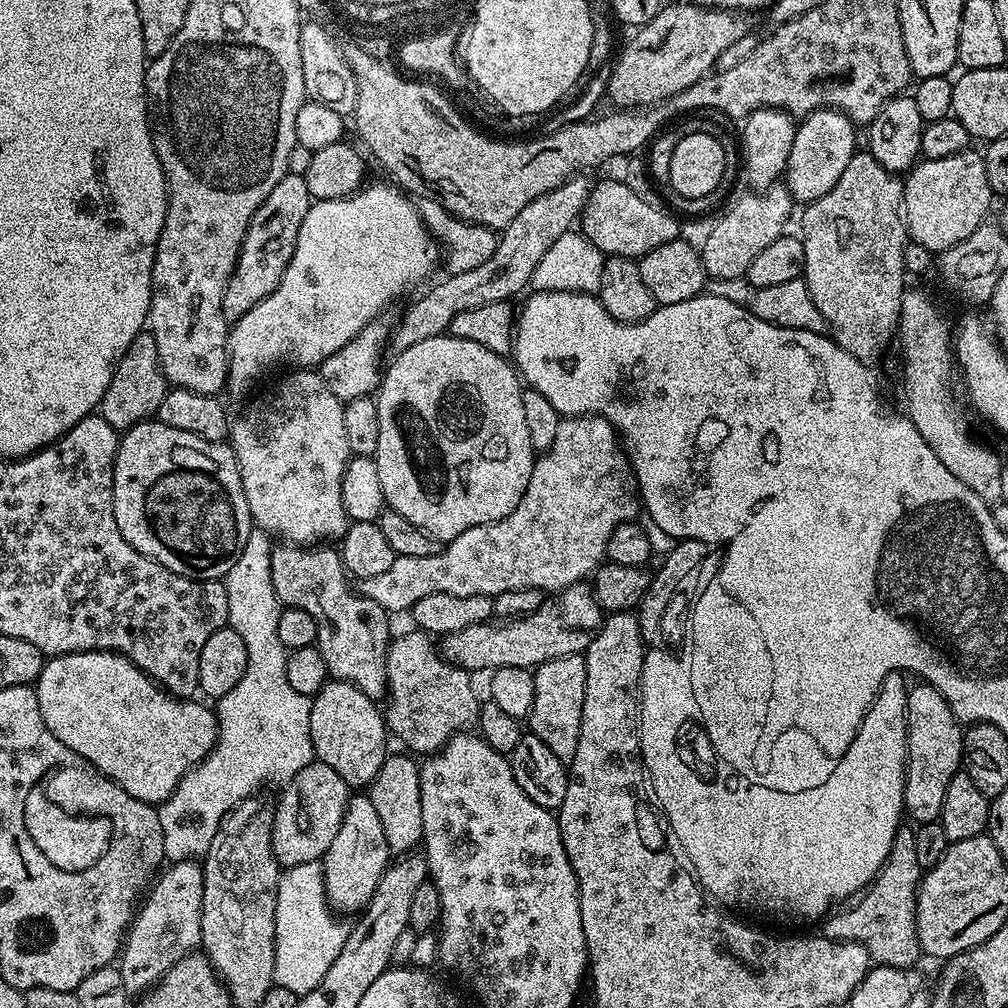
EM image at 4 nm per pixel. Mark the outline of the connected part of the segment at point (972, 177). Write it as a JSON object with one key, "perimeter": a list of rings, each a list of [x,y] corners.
{"perimeter":[[[965,150],[950,158],[921,159],[904,180],[902,215],[911,243],[920,244],[927,252],[939,254],[950,246],[970,238],[978,226],[989,219],[988,207],[994,193],[986,178],[986,166],[979,151]]]}

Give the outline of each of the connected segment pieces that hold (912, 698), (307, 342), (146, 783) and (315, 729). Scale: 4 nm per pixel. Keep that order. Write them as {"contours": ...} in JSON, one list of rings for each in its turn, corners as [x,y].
{"contours":[[[[926,682],[913,683],[908,689],[908,762],[904,765],[904,811],[907,819],[916,820],[917,825],[931,824],[939,821],[942,801],[946,798],[946,786],[950,786],[950,778],[961,771],[964,758],[964,734],[962,725],[952,713],[951,706],[946,702],[934,686]]],[[[369,183],[367,186],[361,187],[360,191],[355,192],[353,196],[342,200],[318,200],[313,202],[306,214],[306,218],[302,218],[302,230],[298,230],[298,242],[294,246],[294,254],[286,266],[286,274],[282,274],[282,282],[278,282],[275,290],[266,298],[262,298],[262,302],[258,302],[258,306],[246,310],[246,314],[242,314],[242,318],[238,318],[231,325],[228,334],[227,387],[229,389],[233,388],[234,391],[240,392],[243,388],[250,387],[252,380],[258,379],[263,372],[268,372],[271,368],[278,367],[279,364],[292,364],[288,366],[295,366],[300,370],[308,370],[313,366],[319,366],[323,360],[330,358],[330,354],[342,350],[342,346],[346,346],[346,342],[350,342],[350,338],[357,336],[371,320],[377,319],[381,315],[380,311],[391,300],[396,300],[403,292],[410,291],[419,280],[424,280],[431,274],[432,267],[436,263],[438,265],[441,263],[441,249],[438,247],[436,240],[433,239],[426,225],[423,224],[415,203],[411,199],[408,201],[407,198],[409,199],[409,197],[395,183],[387,183],[372,185]]],[[[97,650],[94,652],[65,652],[63,656],[53,656],[41,667],[39,679],[35,681],[34,687],[50,734],[54,734],[54,738],[58,738],[58,742],[62,742],[62,746],[70,746],[70,750],[74,750],[74,754],[86,758],[86,762],[93,764],[103,776],[109,776],[122,790],[126,790],[126,794],[130,794],[134,798],[153,806],[163,804],[164,799],[178,786],[180,779],[191,768],[196,767],[200,761],[206,759],[210,754],[210,750],[216,745],[216,733],[218,731],[216,714],[209,705],[207,708],[204,704],[195,704],[197,702],[195,699],[177,698],[172,693],[165,692],[155,680],[150,679],[142,669],[134,666],[134,662],[130,662],[124,656],[121,656],[119,652],[101,652]]],[[[329,679],[324,688],[311,697],[310,738],[315,759],[326,762],[346,782],[349,789],[364,790],[382,770],[385,756],[389,755],[390,733],[386,716],[362,690],[341,680]]]]}

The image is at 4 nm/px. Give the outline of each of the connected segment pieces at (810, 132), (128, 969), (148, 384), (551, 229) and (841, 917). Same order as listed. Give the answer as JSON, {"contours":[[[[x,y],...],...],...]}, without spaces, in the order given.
{"contours":[[[[836,109],[812,111],[797,125],[790,156],[785,168],[784,185],[793,201],[809,204],[834,188],[857,149],[856,126],[847,115]]],[[[195,859],[169,863],[155,877],[135,913],[118,956],[122,982],[126,982],[128,993],[143,994],[154,988],[183,956],[195,949],[192,947],[200,944],[203,893],[204,869]]],[[[151,330],[142,331],[136,335],[134,342],[130,342],[130,346],[126,346],[126,354],[122,354],[120,361],[113,367],[110,386],[106,386],[106,394],[102,394],[98,415],[110,422],[112,428],[130,429],[143,420],[155,417],[169,387],[158,362],[158,342],[154,342]]],[[[576,174],[571,178],[559,184],[554,190],[550,190],[546,194],[542,194],[538,198],[534,198],[534,202],[530,202],[530,206],[525,206],[518,214],[518,218],[514,218],[514,222],[510,222],[499,233],[499,240],[494,254],[482,266],[477,266],[474,270],[463,271],[462,273],[454,273],[445,275],[445,280],[440,280],[425,296],[420,296],[404,313],[400,316],[396,328],[390,332],[390,348],[393,353],[406,350],[410,346],[414,346],[414,342],[426,342],[426,338],[434,338],[435,336],[443,336],[449,331],[454,322],[454,318],[458,314],[462,314],[462,310],[474,310],[474,306],[486,306],[490,302],[502,302],[503,300],[511,301],[512,296],[516,296],[524,287],[533,283],[536,275],[536,267],[538,262],[542,262],[542,254],[546,254],[546,250],[550,250],[550,246],[554,246],[554,242],[558,242],[558,238],[562,238],[562,234],[566,234],[579,221],[580,213],[583,212],[585,204],[588,203],[588,194],[590,191],[590,180],[587,175]]],[[[911,827],[896,829],[890,854],[871,884],[847,906],[837,907],[823,917],[822,935],[826,939],[848,940],[852,944],[862,945],[873,965],[885,964],[891,968],[908,970],[916,959],[921,959],[916,929],[916,893],[920,890],[922,869],[918,853],[914,851],[915,837],[916,833]]]]}

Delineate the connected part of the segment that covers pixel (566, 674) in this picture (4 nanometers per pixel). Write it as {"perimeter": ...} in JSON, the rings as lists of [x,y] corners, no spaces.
{"perimeter":[[[583,655],[554,658],[539,664],[532,672],[534,704],[526,717],[526,728],[531,735],[542,738],[553,754],[558,754],[565,766],[571,765],[578,750],[578,734],[582,726],[582,702],[586,694],[586,662]]]}

